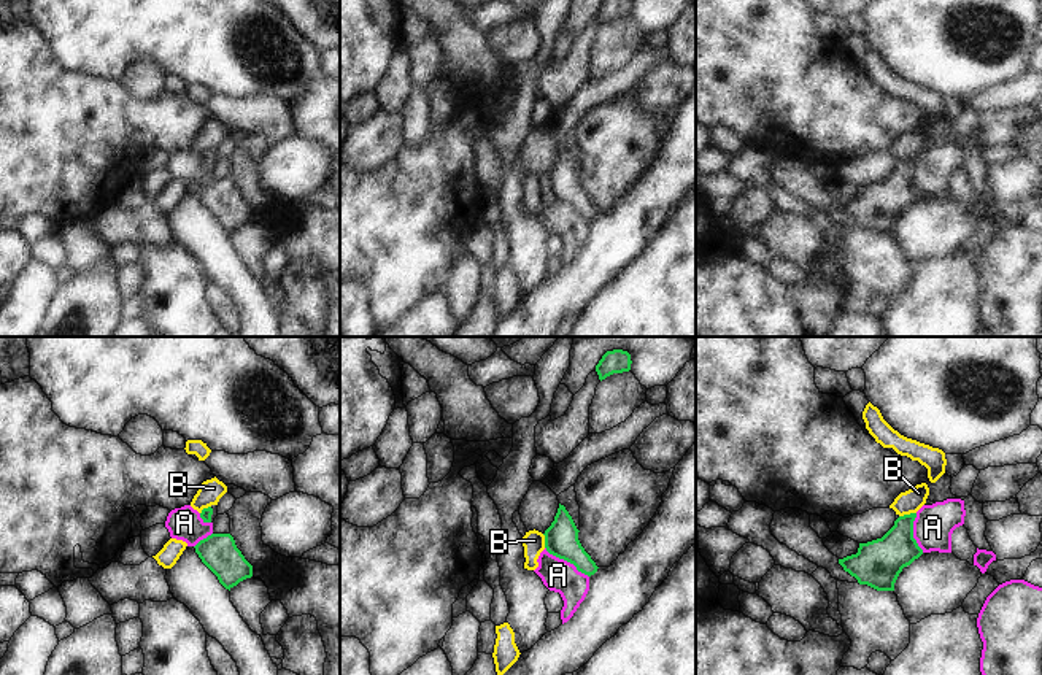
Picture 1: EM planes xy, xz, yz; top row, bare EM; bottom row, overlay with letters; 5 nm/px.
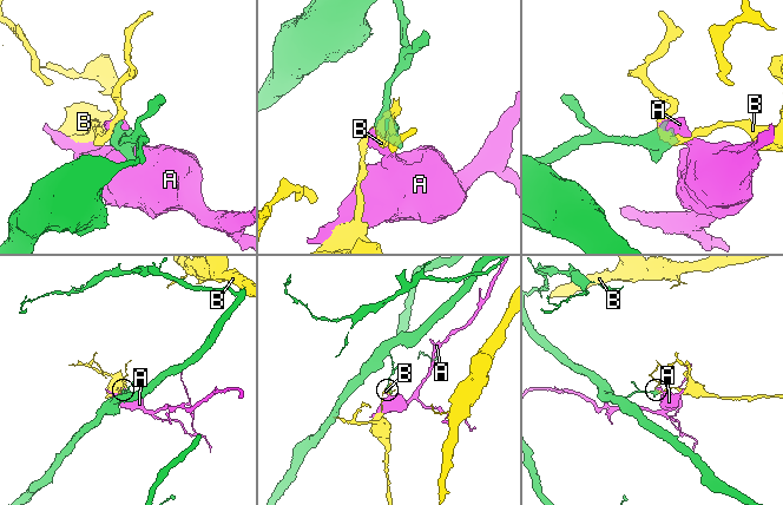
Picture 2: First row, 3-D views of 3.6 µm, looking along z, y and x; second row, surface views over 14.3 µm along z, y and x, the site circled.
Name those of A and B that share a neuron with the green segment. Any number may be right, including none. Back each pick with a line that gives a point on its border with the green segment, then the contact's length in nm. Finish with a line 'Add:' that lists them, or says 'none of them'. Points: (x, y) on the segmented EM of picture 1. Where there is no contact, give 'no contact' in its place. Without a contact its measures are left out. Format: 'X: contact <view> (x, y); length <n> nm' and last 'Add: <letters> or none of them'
Add: none of them

